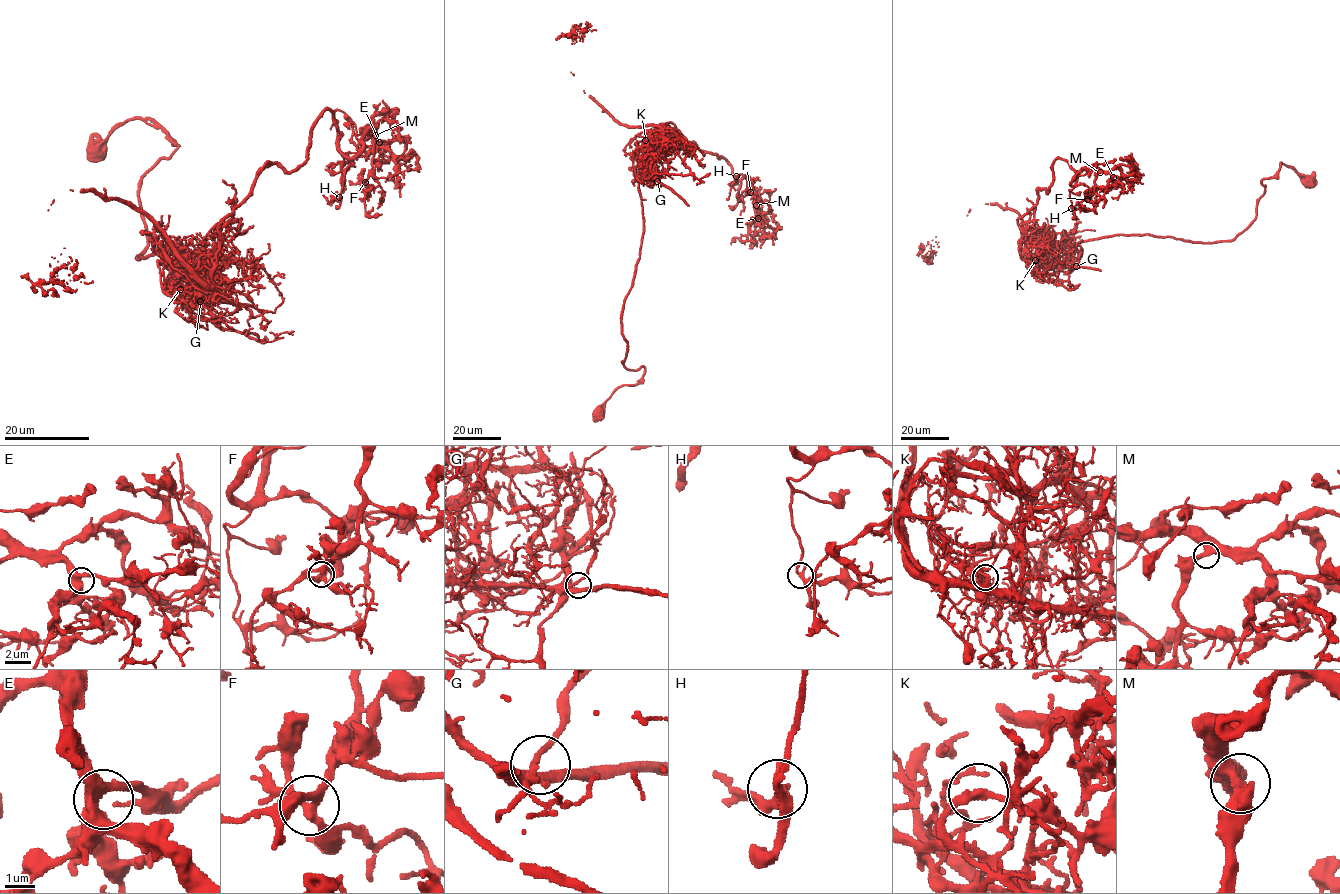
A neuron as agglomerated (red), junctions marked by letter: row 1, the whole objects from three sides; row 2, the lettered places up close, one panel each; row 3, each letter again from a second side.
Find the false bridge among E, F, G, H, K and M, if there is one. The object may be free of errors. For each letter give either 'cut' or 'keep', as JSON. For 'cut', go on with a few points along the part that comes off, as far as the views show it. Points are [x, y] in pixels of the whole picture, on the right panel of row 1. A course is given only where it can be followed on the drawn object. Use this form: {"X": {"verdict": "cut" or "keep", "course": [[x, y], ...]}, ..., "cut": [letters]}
{"E": {"verdict": "keep"}, "F": {"verdict": "keep"}, "G": {"verdict": "keep"}, "H": {"verdict": "keep"}, "K": {"verdict": "cut", "course": [[1035, 260], [1024, 260], [1021, 256], [1021, 217], [1018, 213], [985, 203], [922, 248], [919, 254], [926, 260]]}, "M": {"verdict": "keep"}, "cut": ["K"]}

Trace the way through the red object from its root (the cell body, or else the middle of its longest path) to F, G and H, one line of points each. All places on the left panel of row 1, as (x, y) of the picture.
F: (97, 149), (131, 119), (178, 146), (138, 258), (206, 259), (326, 109), (350, 158), (372, 127), (365, 182)
G: (97, 149), (131, 119), (178, 146), (141, 180), (147, 246), (137, 257), (176, 244), (167, 259), (200, 301)
H: (97, 149), (131, 119), (178, 146), (141, 180), (138, 258), (206, 259), (326, 109), (352, 163), (339, 198)

